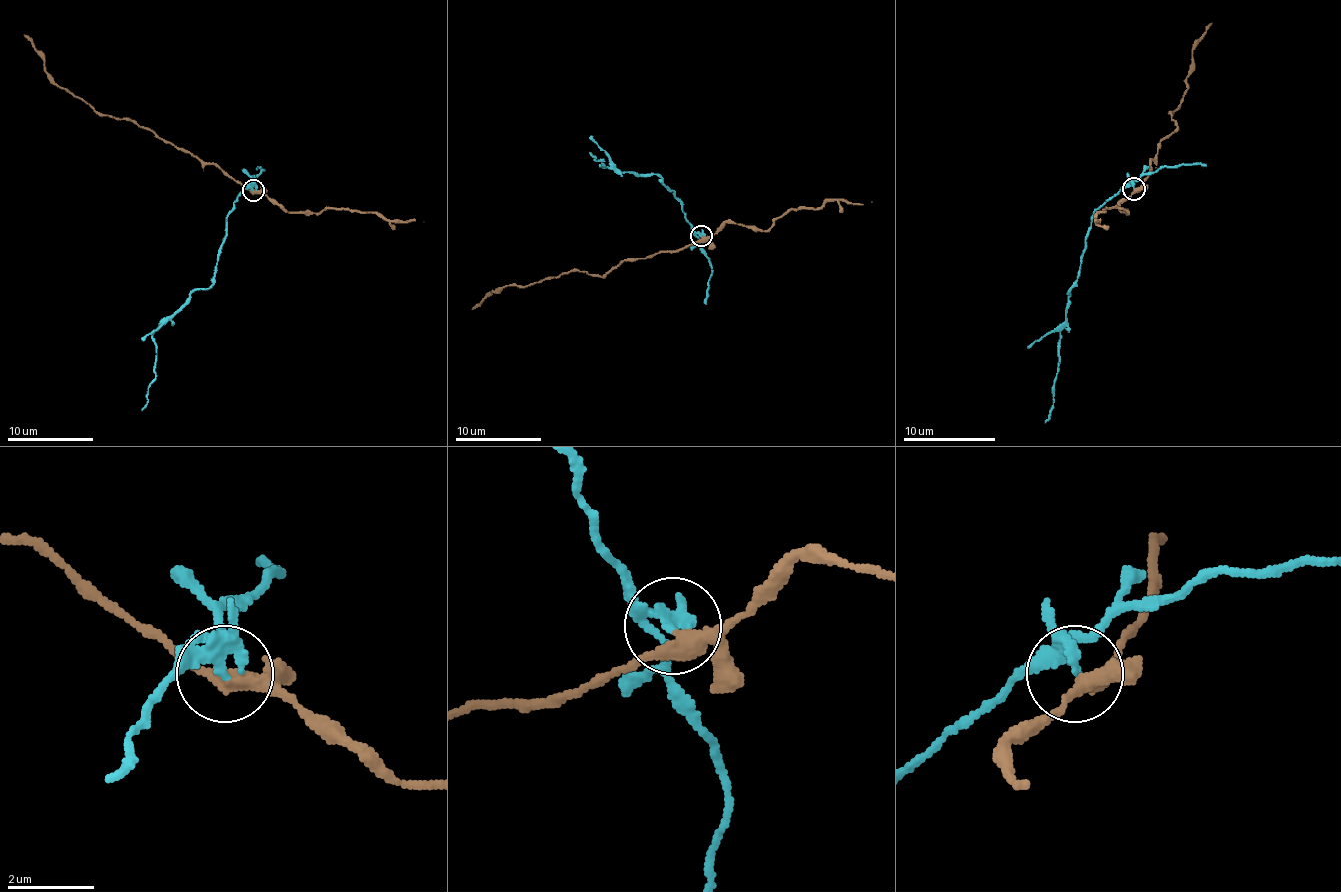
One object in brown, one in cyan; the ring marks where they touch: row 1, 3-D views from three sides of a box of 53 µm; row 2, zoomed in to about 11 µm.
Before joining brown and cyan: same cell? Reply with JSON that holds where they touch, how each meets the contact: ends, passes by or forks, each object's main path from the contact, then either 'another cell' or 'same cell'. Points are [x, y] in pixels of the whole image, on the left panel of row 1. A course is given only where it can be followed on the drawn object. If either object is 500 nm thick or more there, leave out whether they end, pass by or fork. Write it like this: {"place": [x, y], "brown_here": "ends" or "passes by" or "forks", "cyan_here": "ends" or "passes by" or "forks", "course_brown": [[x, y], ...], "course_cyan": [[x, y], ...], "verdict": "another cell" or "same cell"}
{"place": [253, 190], "brown_here": "forks", "cyan_here": "forks", "course_brown": [[253, 192], [216, 166], [175, 148], [128, 118], [100, 116], [54, 81], [46, 71], [44, 55], [24, 34]], "course_cyan": [[253, 190], [245, 190], [227, 213], [214, 280], [206, 289], [195, 289], [152, 337], [156, 378], [141, 410]], "verdict": "another cell"}

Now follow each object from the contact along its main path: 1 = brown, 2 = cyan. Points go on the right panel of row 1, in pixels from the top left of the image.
1: (1135, 190), (1149, 174), (1158, 144), (1176, 125), (1172, 112), (1188, 89), (1192, 45), (1211, 22)
2: (1133, 187), (1121, 187), (1094, 213), (1075, 284), (1068, 293), (1066, 323), (1059, 332), (1055, 387), (1045, 422)

